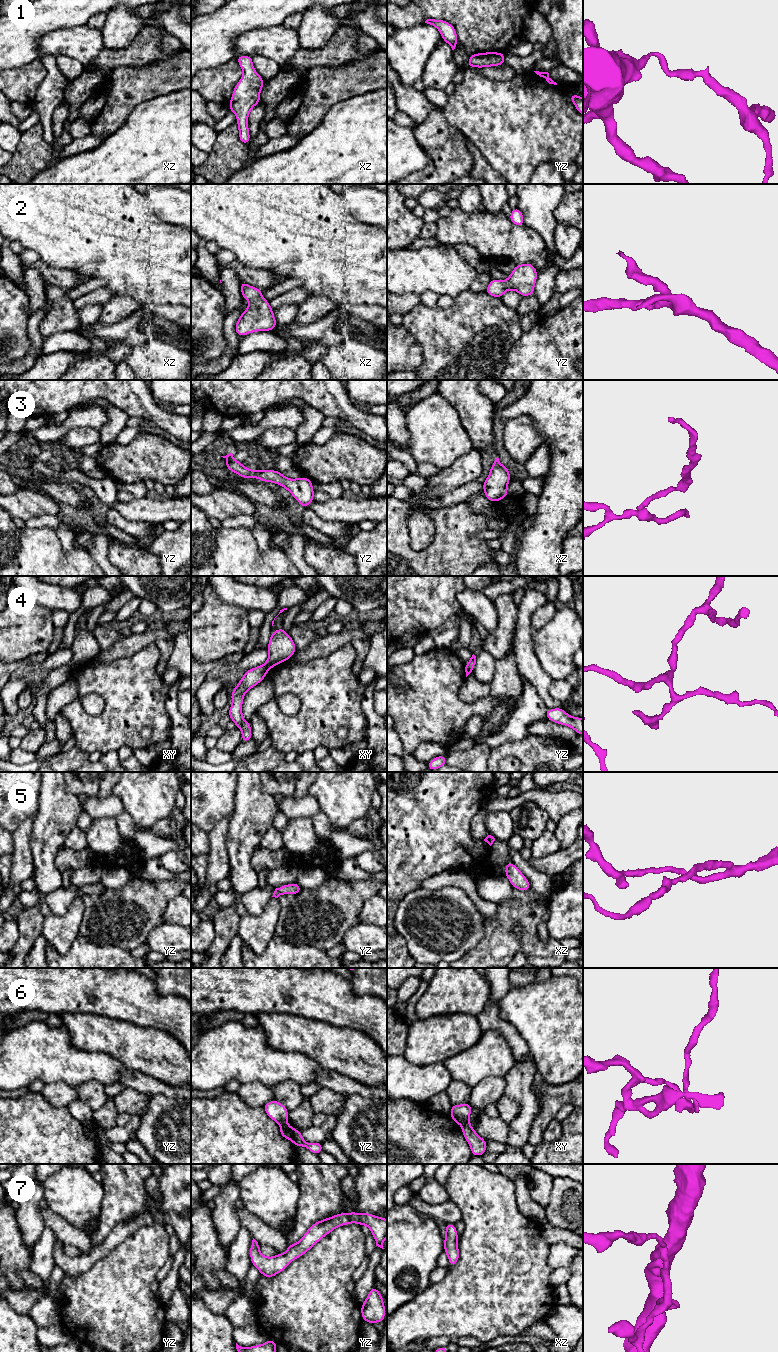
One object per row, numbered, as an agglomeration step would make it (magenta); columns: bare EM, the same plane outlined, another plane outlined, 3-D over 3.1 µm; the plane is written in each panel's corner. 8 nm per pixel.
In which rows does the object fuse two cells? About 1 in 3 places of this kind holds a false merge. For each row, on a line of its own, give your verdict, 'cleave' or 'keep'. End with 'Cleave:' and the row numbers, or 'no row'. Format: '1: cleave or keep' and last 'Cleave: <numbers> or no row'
1: keep
2: keep
3: keep
4: cleave
5: keep
6: cleave
7: keep
Cleave: 4, 6

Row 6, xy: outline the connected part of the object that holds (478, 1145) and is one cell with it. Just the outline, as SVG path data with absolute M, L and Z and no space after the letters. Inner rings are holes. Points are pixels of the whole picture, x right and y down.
M469 1122L462 1124L462 1133L468 1142L472 1156L482 1156L487 1150L485 1139L481 1138Z

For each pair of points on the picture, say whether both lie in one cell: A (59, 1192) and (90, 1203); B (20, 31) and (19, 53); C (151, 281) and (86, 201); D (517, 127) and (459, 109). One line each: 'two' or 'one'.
A: one
B: one
C: one
D: one

